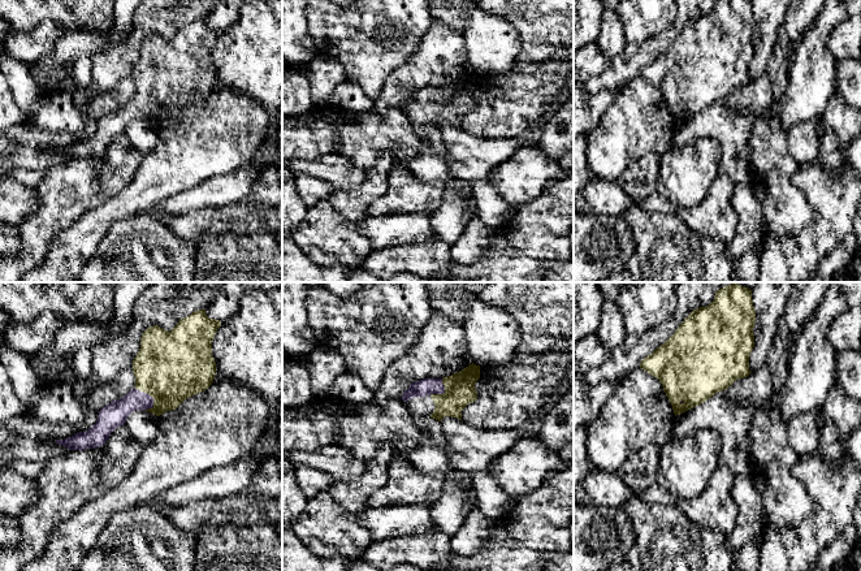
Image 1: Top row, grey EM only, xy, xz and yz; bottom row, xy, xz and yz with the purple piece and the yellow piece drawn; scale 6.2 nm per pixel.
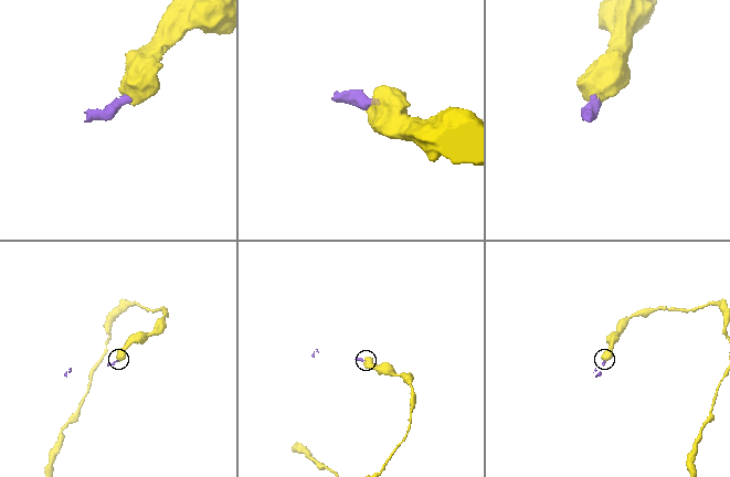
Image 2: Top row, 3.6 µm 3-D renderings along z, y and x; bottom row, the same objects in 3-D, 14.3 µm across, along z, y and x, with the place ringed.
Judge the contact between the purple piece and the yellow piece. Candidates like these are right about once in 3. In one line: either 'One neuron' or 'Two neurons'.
One neuron

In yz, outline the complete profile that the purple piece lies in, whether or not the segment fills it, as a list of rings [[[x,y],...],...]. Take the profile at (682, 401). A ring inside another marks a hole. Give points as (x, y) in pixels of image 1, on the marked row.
[[[731,284],[717,290],[709,306],[693,310],[665,343],[641,360],[640,368],[659,380],[675,416],[680,415],[750,375],[754,323],[752,290]]]

